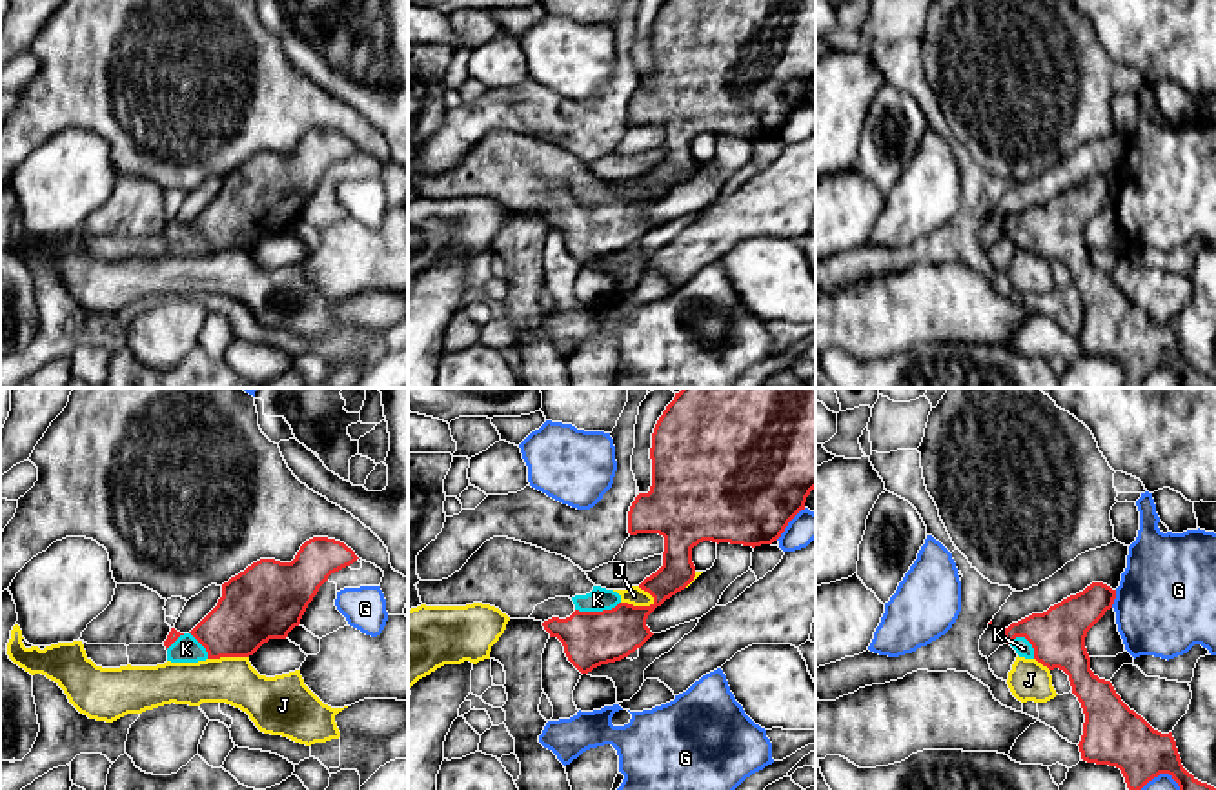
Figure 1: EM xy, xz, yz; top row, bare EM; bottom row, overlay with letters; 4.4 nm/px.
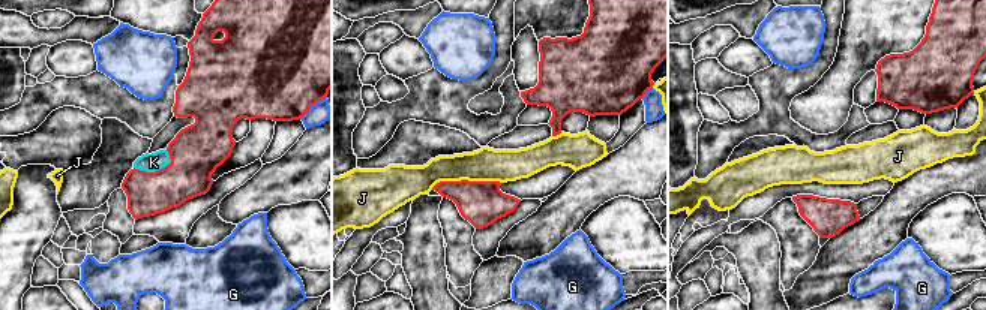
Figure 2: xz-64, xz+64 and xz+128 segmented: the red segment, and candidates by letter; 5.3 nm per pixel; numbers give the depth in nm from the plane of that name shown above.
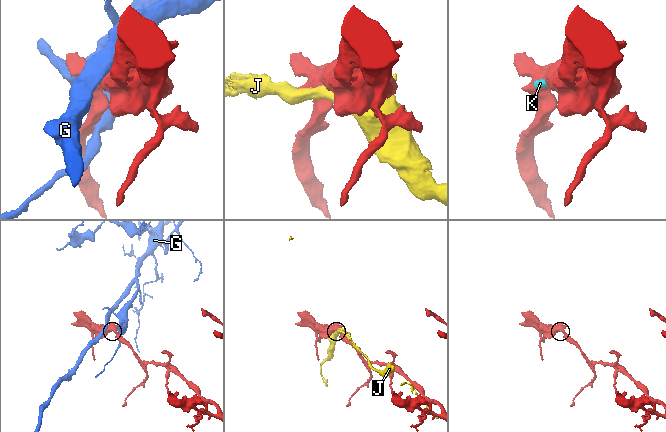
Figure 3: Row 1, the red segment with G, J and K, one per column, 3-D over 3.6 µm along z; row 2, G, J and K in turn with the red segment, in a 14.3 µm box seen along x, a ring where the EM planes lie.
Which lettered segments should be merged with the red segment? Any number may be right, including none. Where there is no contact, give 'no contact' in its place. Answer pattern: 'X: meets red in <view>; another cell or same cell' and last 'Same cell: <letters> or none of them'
G: meets red in yz; another cell
J: meets red in xz; another cell
K: meets red in xz; same cell
Same cell: K

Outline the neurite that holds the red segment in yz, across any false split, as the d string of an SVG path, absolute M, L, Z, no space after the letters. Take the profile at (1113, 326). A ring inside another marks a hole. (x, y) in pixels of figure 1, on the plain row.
M1092 175L1047 204L1012 215L1003 228L1019 249L1069 268L1085 306L1078 337L1083 353L1120 360L1132 384L1160 366L1169 366L1178 375L1180 388L1216 388L1214 379L1183 360L1172 324L1154 322L1121 293L1110 273L1090 262L1085 229L1112 200L1114 191L1116 182Z

